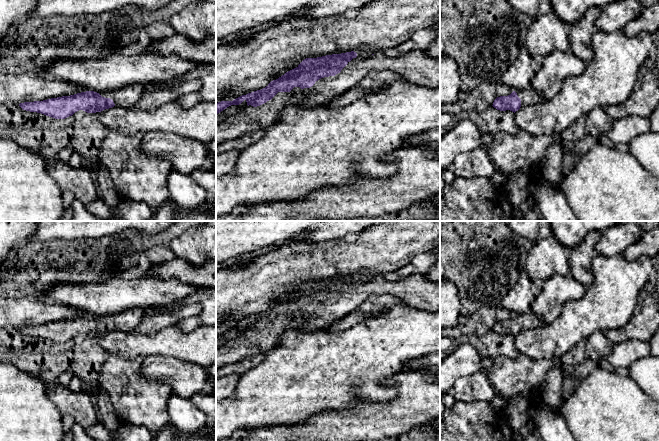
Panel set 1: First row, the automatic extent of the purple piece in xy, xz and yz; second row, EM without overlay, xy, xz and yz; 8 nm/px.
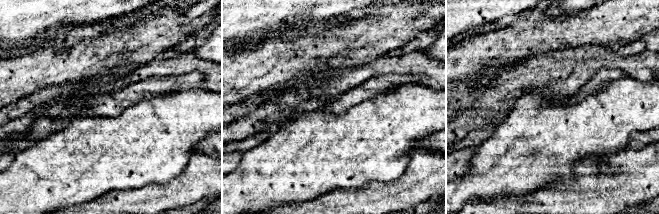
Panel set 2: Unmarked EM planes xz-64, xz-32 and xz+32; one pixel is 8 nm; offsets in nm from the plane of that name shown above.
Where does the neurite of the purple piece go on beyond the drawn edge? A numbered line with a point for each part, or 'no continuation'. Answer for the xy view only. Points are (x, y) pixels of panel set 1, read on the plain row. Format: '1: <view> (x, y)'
1: xy (126, 321)

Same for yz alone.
1: yz (529, 320)

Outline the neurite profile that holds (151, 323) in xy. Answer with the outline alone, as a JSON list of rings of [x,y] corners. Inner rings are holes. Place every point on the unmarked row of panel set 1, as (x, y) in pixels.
[[[200,303],[186,304],[177,310],[168,312],[146,313],[140,324],[135,328],[135,332],[142,335],[153,335],[161,329],[174,325],[181,319],[189,318],[202,311]]]

